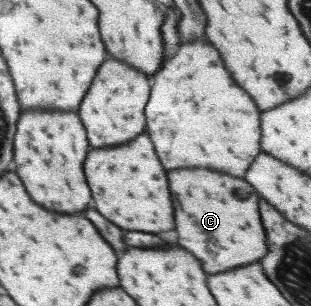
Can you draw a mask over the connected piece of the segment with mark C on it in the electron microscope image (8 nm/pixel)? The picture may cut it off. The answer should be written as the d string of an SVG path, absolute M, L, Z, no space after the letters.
M177 169L167 173L173 199L177 245L187 249L205 273L223 273L263 259L265 233L257 213L257 193L241 179L207 169Z

